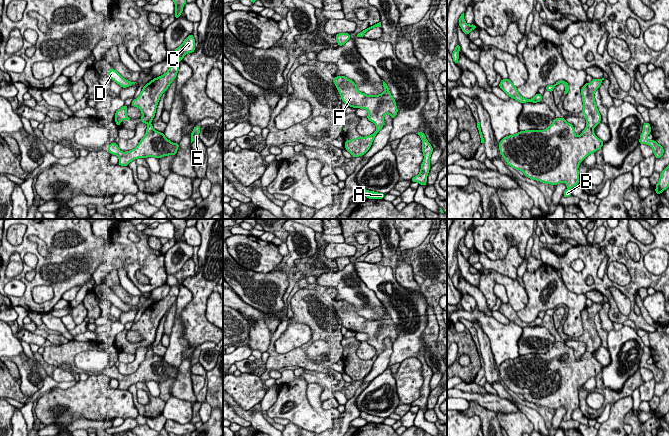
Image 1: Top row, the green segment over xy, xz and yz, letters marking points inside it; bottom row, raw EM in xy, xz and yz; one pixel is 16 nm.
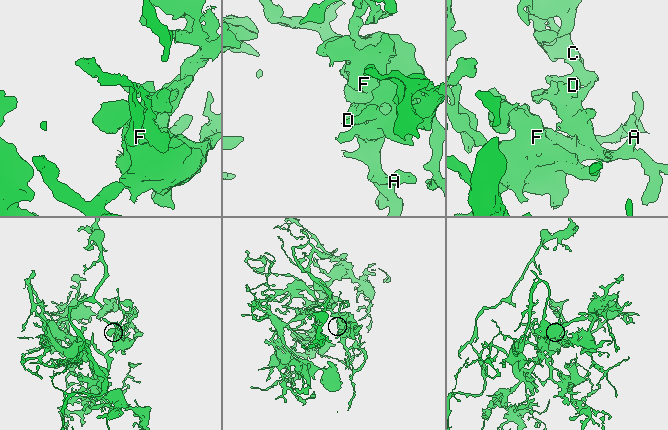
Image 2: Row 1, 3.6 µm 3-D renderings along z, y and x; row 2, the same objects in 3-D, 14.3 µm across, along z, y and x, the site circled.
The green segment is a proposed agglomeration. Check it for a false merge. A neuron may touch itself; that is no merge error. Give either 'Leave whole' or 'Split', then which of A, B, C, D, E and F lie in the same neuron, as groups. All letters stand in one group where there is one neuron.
Leave whole. Groups: A B C D E F

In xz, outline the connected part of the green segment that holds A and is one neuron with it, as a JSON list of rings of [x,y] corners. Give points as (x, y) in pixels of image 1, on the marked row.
[[[361,188],[359,193],[365,195],[368,199],[383,199],[386,195],[384,193],[373,192],[363,188]]]

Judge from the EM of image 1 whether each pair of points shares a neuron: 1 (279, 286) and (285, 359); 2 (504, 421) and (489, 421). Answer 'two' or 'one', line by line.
1: two
2: two

